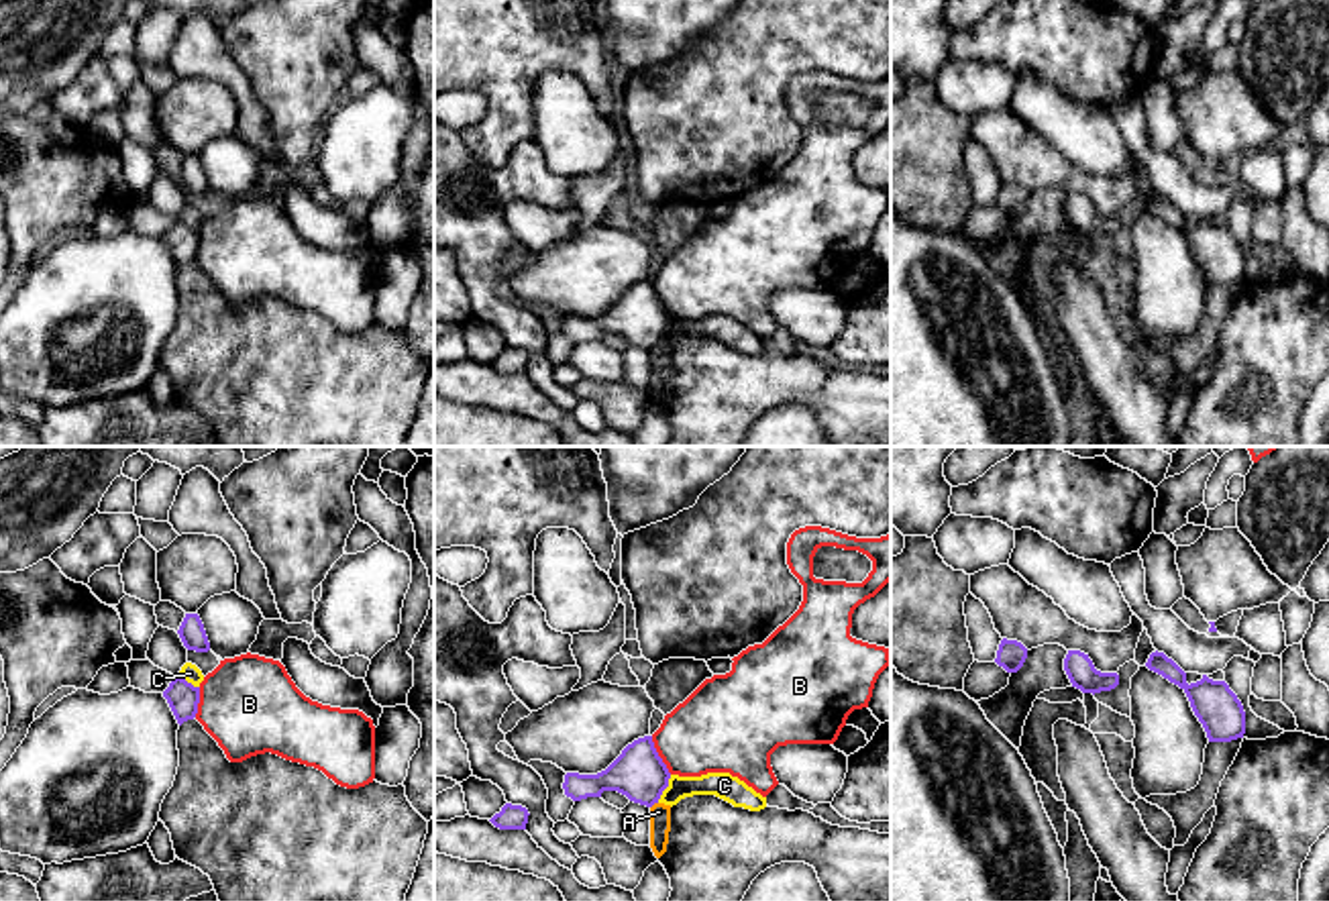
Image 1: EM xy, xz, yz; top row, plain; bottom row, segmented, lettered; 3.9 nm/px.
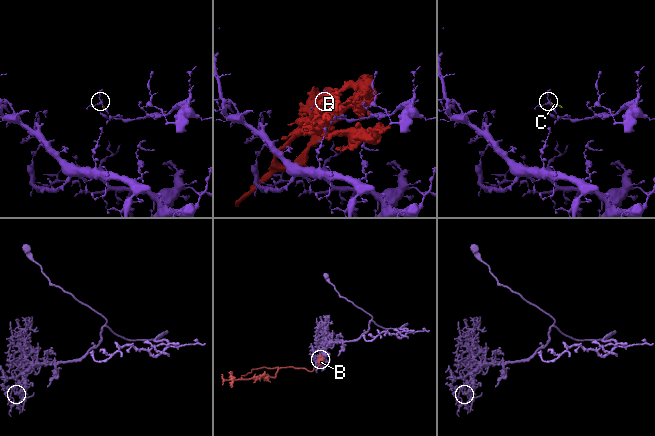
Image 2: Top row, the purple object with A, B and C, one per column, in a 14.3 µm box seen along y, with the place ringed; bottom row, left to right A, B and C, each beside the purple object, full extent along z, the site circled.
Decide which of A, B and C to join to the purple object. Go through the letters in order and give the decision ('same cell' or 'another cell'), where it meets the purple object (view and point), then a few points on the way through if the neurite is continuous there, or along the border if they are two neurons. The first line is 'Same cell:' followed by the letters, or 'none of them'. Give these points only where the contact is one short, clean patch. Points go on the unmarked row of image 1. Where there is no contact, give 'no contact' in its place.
Same cell: none of them
A: another cell; meets purple in xz at (653, 347); border along xz (657, 345), (651, 351)
B: another cell; meets purple in xz at (657, 298)
C: another cell; meets purple in xz at (665, 331); border along xz (671, 319), (657, 345)

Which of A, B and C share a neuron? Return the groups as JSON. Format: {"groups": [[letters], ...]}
{"groups": [["A", "C"], ["B"]]}

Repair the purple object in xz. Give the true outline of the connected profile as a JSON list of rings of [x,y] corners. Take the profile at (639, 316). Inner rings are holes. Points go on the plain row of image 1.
[[[652,279],[628,287],[622,298],[597,318],[565,318],[565,338],[573,344],[618,334],[630,344],[652,351],[669,330],[671,316],[658,300]]]

